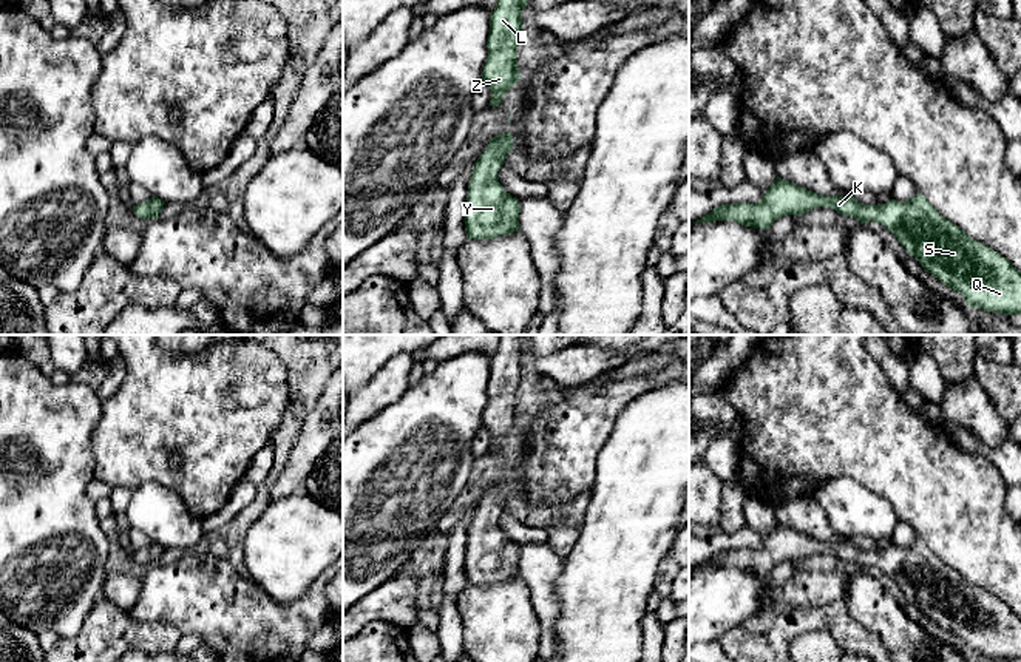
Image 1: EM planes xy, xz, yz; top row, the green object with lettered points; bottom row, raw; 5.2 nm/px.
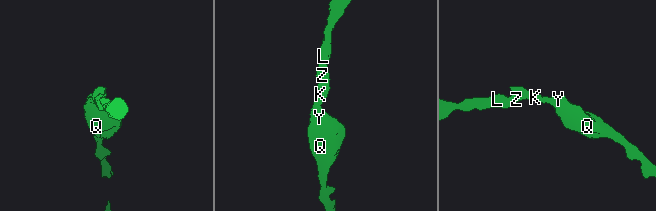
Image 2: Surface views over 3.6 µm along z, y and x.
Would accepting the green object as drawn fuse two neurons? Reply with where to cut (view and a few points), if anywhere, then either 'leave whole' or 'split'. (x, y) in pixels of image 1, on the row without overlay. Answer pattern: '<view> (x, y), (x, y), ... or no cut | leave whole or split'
no cut | leave whole

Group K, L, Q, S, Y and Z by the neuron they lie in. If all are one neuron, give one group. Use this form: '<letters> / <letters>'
K L Q S Y Z

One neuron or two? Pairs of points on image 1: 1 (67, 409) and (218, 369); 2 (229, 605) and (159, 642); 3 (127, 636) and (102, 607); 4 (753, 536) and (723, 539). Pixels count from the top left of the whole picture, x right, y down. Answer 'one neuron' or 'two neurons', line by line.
1: two neurons
2: two neurons
3: one neuron
4: one neuron

